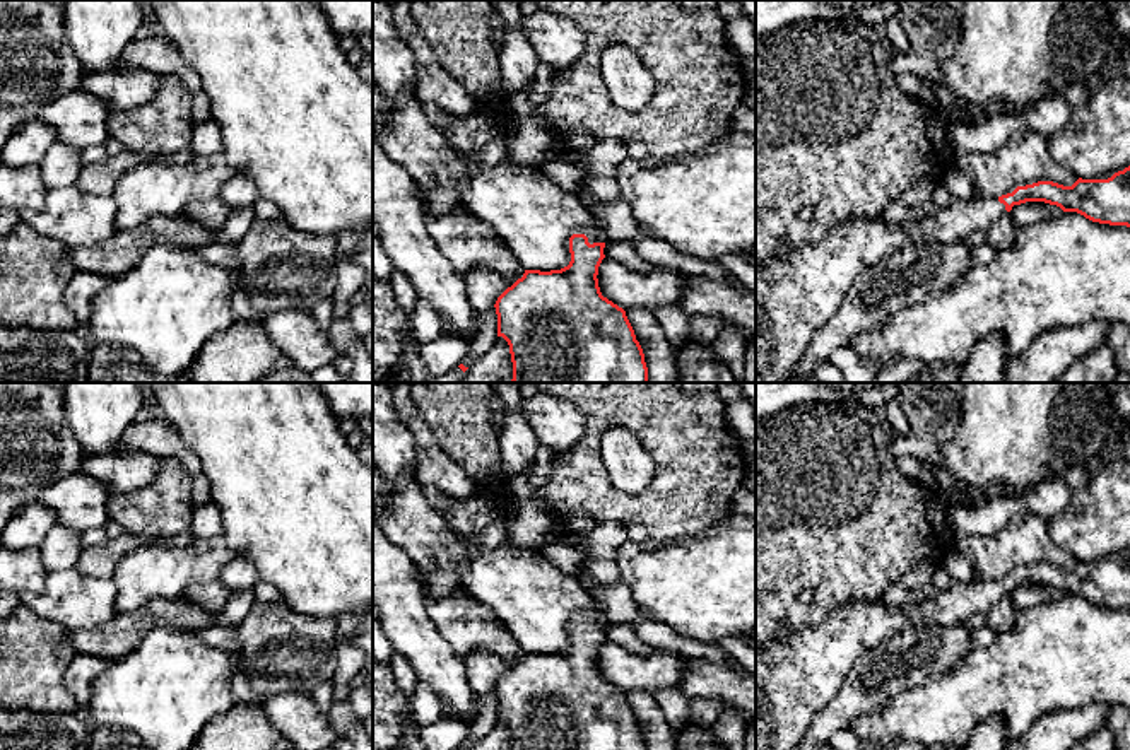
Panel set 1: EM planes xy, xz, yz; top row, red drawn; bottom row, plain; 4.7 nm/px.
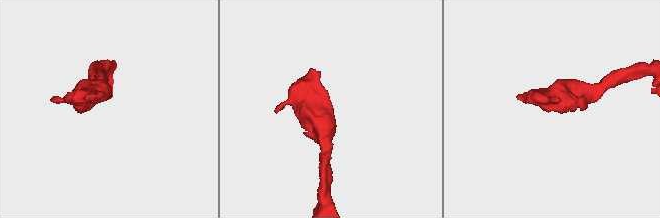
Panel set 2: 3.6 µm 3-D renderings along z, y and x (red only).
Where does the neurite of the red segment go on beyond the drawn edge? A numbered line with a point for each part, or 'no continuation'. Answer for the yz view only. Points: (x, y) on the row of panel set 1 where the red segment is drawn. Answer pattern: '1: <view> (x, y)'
1: yz (799, 289)

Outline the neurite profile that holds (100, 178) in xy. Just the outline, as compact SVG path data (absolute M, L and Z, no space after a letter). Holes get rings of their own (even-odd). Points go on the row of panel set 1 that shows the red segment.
M127 150L116 157L84 164L75 186L84 193L111 196L120 178L137 164L140 164L140 157Z

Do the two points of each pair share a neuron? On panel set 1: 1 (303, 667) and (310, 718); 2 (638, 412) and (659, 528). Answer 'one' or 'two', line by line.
1: two
2: one

